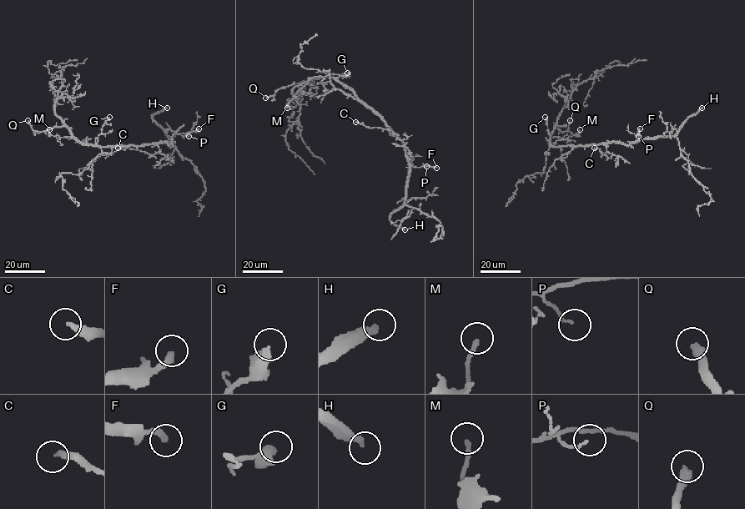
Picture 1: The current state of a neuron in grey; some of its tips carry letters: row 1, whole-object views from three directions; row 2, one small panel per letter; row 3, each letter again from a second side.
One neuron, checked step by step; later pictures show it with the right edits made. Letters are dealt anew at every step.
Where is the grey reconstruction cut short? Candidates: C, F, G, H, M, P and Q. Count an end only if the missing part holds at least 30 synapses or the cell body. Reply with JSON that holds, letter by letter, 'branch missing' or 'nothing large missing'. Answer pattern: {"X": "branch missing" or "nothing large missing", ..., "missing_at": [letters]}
{"C": "nothing large missing", "F": "nothing large missing", "G": "nothing large missing", "H": "branch missing", "M": "nothing large missing", "P": "nothing large missing", "Q": "branch missing", "missing_at": ["H", "Q"]}

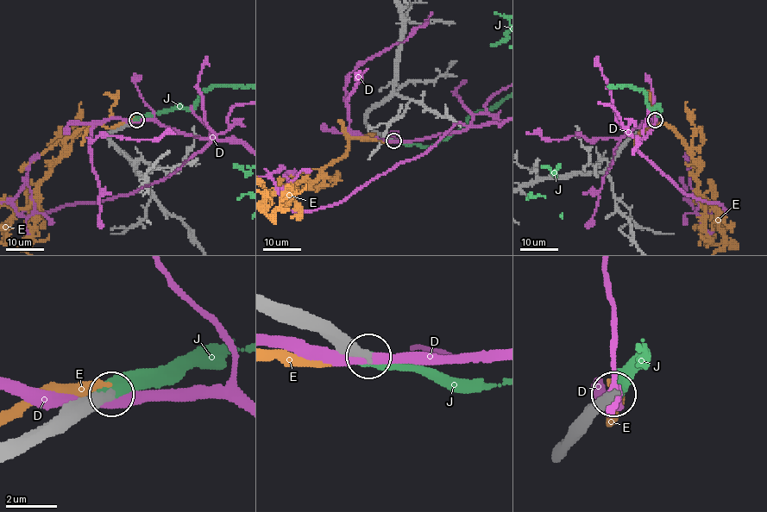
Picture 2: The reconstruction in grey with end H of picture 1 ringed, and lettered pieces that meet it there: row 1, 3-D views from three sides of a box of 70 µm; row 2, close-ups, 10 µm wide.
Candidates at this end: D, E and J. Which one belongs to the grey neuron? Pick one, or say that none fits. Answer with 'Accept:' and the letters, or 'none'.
Accept: J

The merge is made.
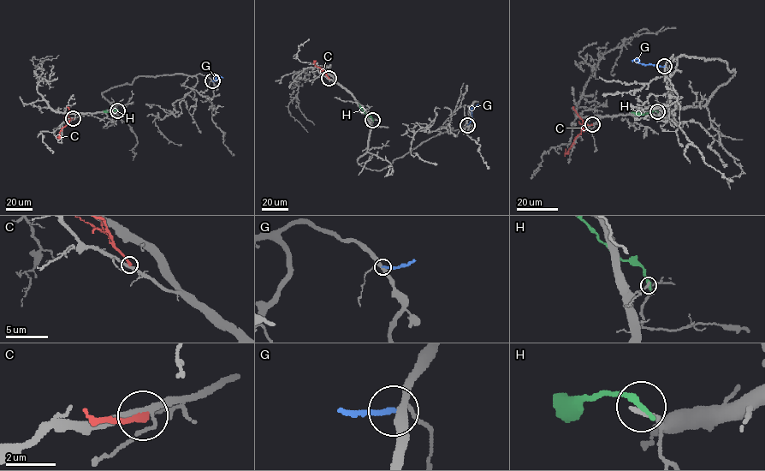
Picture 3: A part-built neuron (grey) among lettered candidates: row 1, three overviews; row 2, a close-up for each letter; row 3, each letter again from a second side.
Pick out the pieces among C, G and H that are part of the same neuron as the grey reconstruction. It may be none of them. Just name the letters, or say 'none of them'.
none of them

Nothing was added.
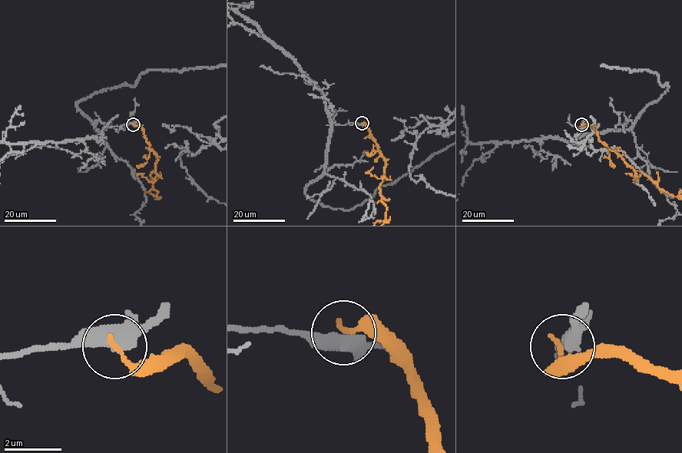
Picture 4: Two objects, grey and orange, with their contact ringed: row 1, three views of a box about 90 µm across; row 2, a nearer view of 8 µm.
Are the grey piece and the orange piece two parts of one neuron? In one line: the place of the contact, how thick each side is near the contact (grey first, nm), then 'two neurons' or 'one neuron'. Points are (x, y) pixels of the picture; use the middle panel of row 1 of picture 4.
place (362, 123); calibres 420 and 180 nm; two neurons

